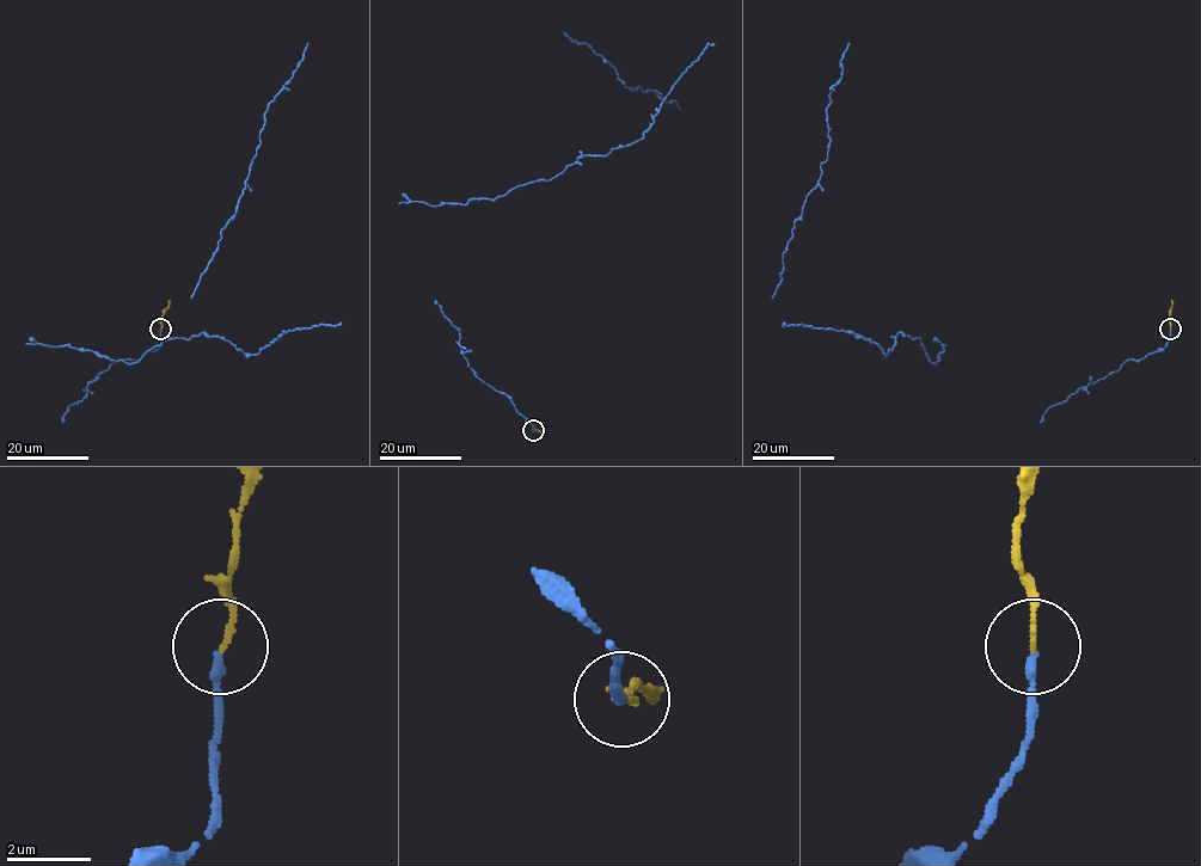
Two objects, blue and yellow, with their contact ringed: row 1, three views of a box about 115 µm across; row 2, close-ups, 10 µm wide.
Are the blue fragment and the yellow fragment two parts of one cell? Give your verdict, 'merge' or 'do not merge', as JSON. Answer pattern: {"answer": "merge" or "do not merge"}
{"answer": "merge"}

